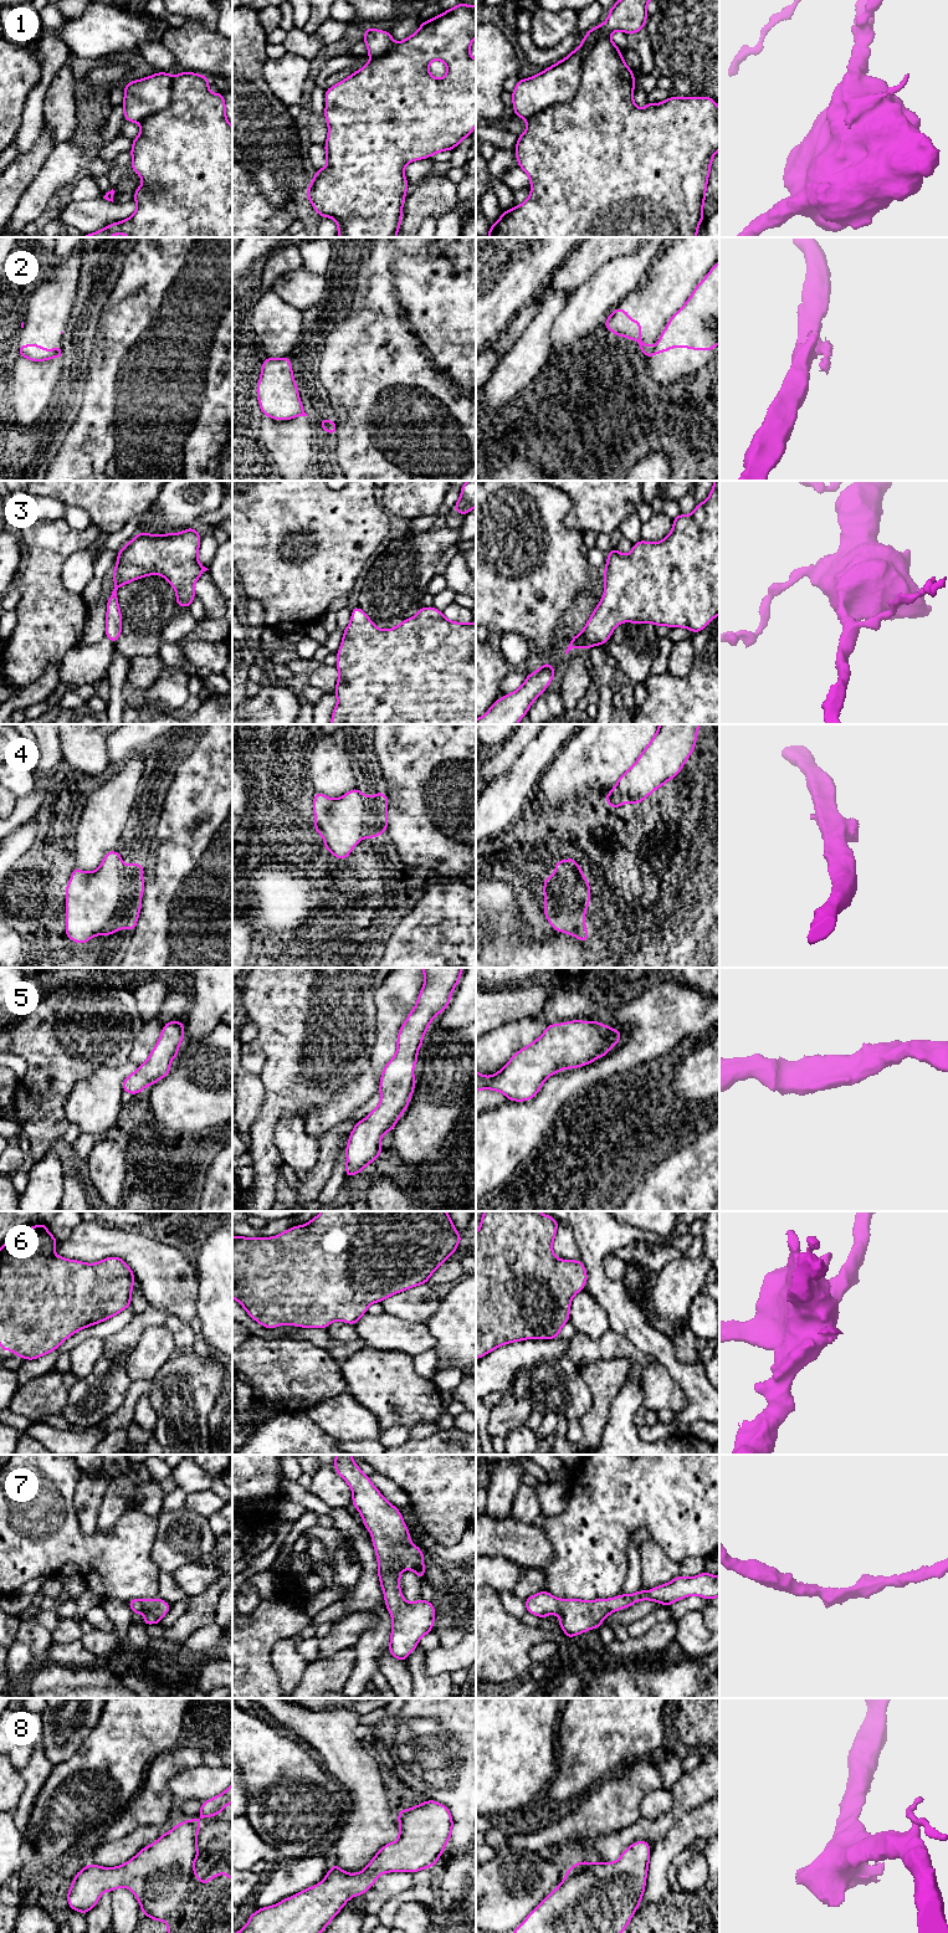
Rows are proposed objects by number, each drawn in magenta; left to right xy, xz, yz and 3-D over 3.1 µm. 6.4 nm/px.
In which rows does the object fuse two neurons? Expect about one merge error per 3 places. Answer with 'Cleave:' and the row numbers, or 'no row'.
Cleave: 1, 2

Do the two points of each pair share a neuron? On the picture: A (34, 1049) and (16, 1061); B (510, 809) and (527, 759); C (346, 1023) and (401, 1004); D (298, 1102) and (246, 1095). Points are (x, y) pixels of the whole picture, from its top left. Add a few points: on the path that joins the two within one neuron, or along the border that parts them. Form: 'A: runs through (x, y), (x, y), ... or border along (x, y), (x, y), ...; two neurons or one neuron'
A: border along (13, 1054), (22, 1060); two neurons
B: runs through (510, 796), (510, 791), (526, 772); one neuron
C: border along (380, 984), (374, 993), (374, 1041); two neurons
D: border along (261, 1075), (264, 1103), (252, 1124); two neurons

